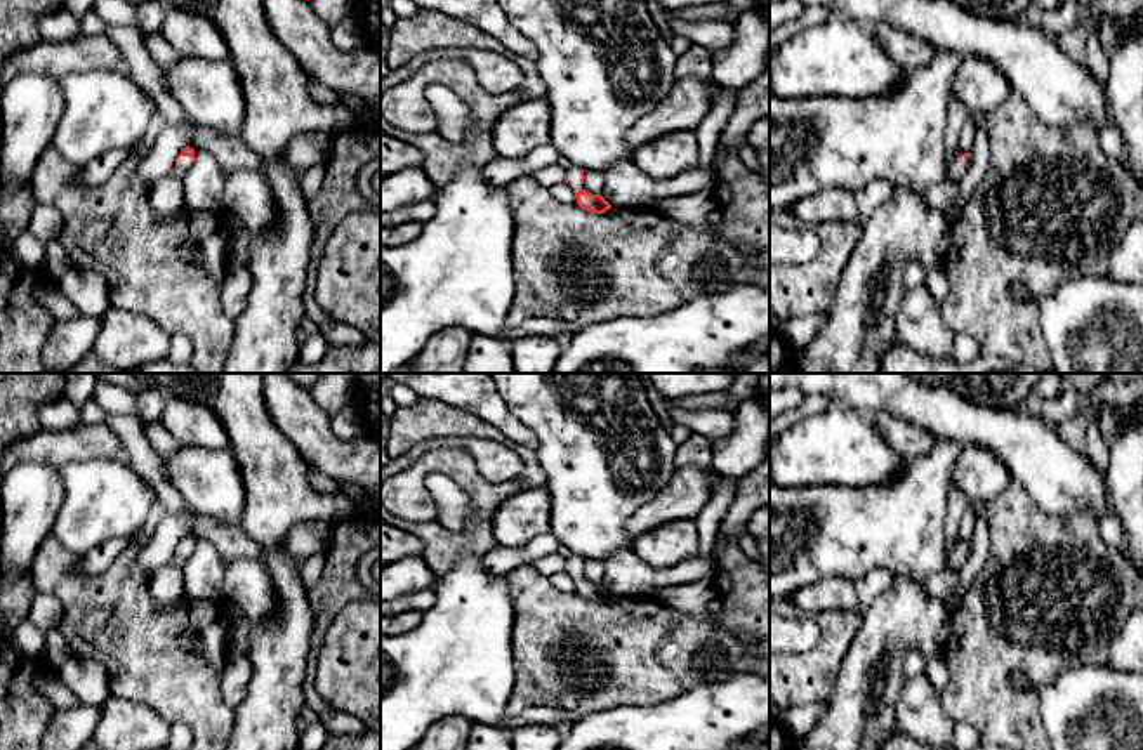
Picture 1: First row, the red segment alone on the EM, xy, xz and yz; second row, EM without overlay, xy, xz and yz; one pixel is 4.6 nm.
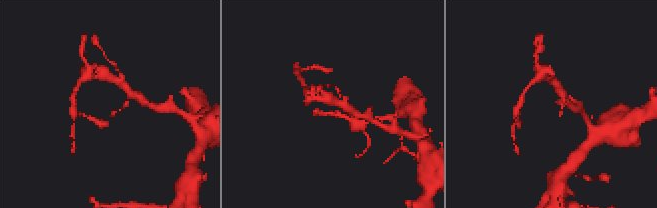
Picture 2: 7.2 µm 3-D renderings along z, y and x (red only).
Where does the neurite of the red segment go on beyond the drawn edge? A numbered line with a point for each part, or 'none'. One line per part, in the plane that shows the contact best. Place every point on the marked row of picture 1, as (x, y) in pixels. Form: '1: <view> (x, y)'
1: xy (183, 165)

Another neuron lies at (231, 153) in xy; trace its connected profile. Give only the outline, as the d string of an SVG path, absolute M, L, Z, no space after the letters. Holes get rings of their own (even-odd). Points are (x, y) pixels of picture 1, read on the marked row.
M196 127L193 130L189 148L205 149L224 174L262 168L262 158L241 137L219 135L207 127Z

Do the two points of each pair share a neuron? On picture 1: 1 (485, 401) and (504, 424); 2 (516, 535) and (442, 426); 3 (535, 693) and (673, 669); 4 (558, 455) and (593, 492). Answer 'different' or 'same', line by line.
1: same
2: different
3: same
4: same

